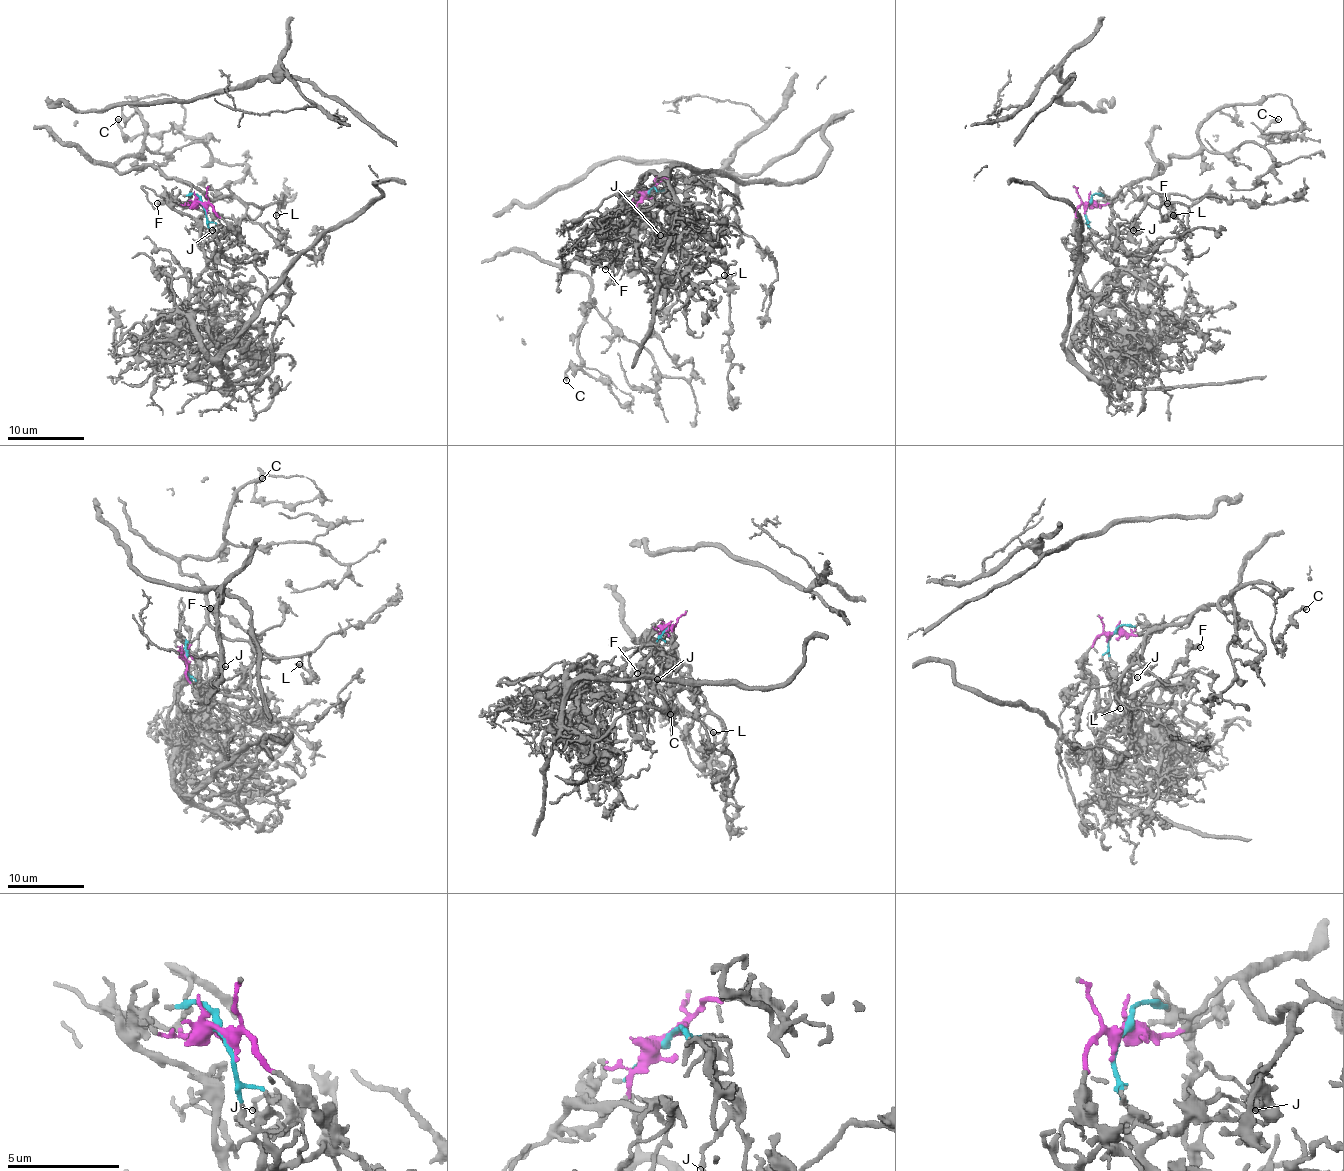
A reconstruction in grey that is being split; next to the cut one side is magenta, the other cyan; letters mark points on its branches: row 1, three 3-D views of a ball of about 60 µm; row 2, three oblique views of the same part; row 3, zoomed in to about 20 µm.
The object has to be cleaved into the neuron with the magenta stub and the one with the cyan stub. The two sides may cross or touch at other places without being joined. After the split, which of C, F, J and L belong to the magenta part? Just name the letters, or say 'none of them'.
C, F, L

